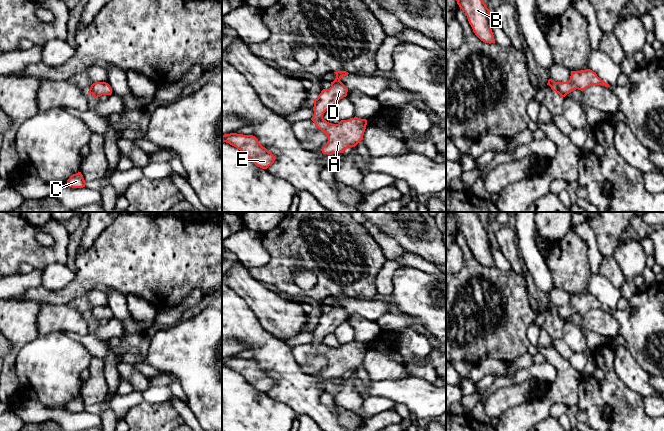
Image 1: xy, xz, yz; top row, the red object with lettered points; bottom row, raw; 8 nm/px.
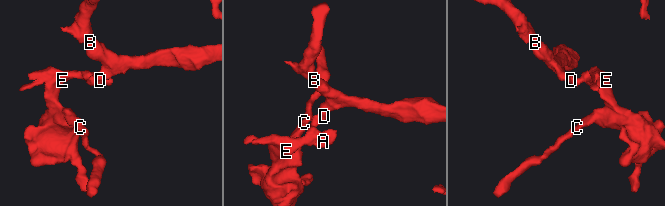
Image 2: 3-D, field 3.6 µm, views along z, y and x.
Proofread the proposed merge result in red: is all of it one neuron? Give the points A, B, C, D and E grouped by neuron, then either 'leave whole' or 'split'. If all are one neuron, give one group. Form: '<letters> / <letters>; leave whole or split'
A B C D E; leave whole

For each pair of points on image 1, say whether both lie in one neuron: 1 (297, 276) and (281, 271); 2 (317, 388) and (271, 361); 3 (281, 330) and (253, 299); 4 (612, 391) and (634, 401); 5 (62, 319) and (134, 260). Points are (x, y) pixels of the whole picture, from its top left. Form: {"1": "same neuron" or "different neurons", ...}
{"1": "different neurons", "2": "same neuron", "3": "same neuron", "4": "same neuron", "5": "different neurons"}

